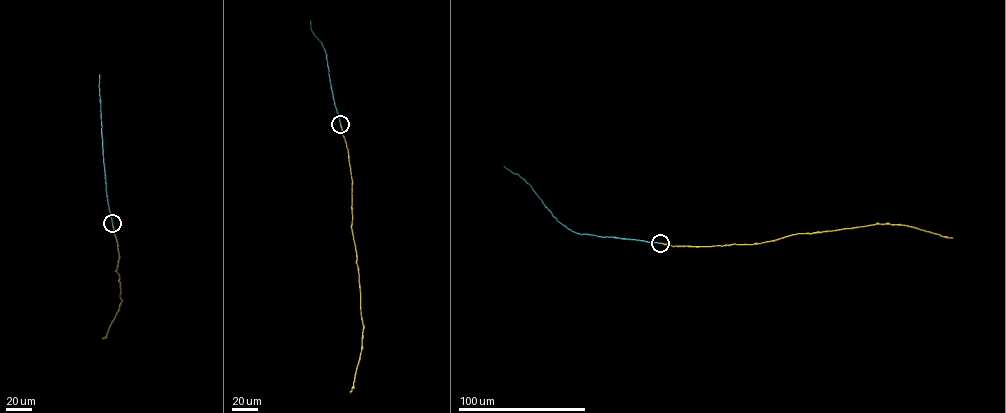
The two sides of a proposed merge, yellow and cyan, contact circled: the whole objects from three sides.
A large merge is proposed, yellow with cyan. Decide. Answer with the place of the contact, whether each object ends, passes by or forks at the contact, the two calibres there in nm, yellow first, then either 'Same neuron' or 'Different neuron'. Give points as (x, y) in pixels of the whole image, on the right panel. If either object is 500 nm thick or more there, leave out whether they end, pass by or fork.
Place: (660, 243). At the ring yellow ends. At the ring cyan ends. Thickness 340 nm (yellow) against 300 nm. Same neuron

